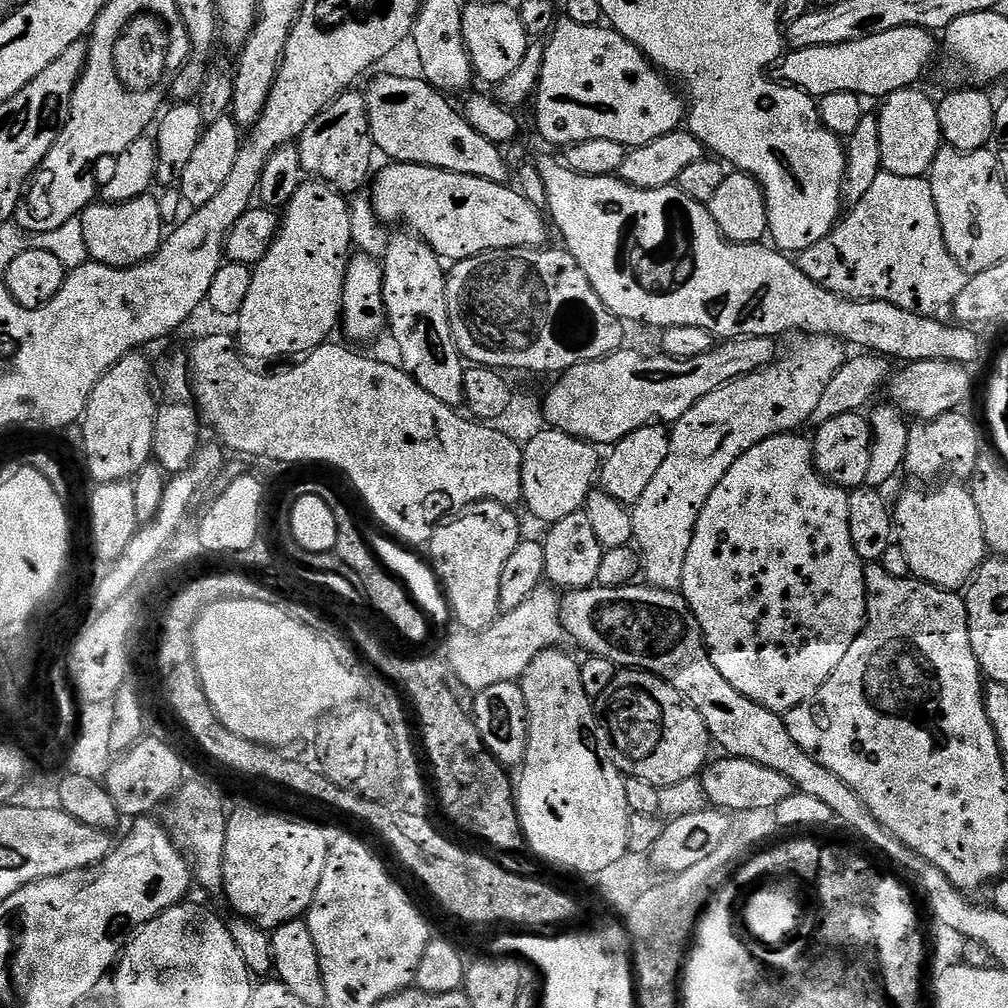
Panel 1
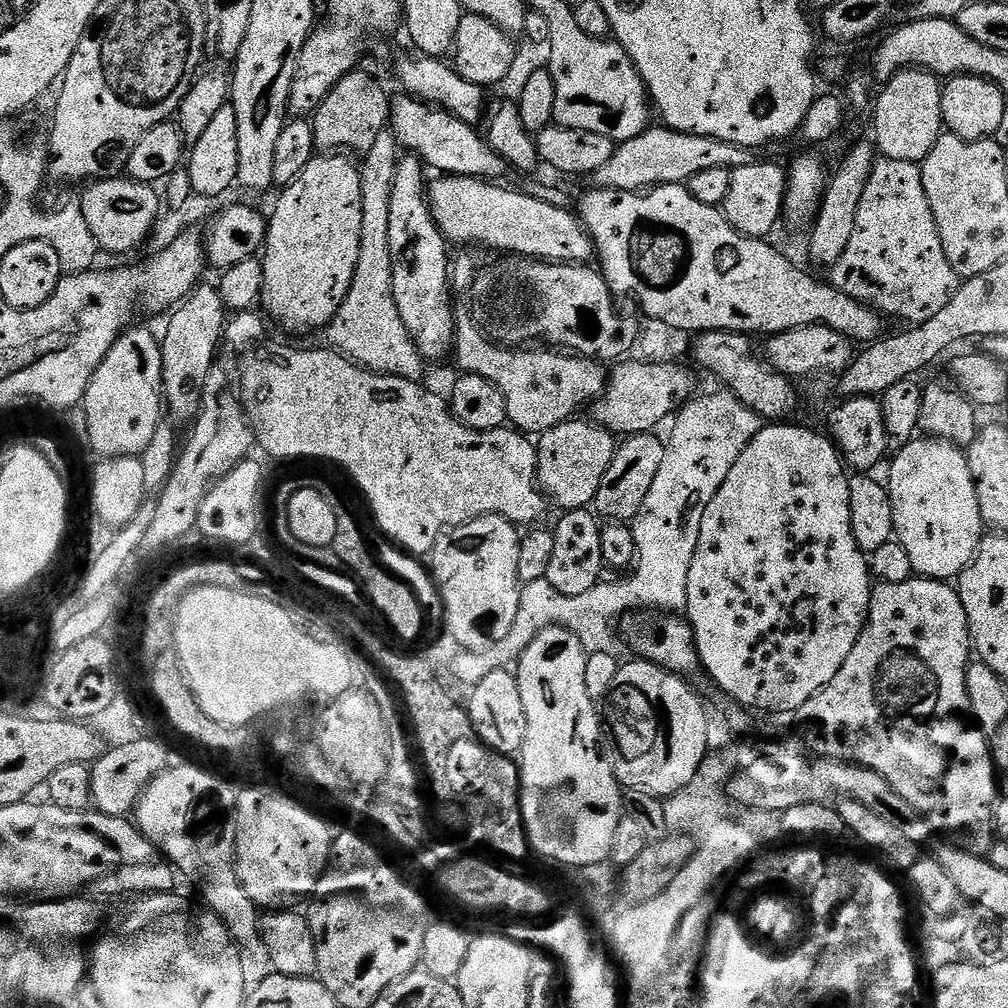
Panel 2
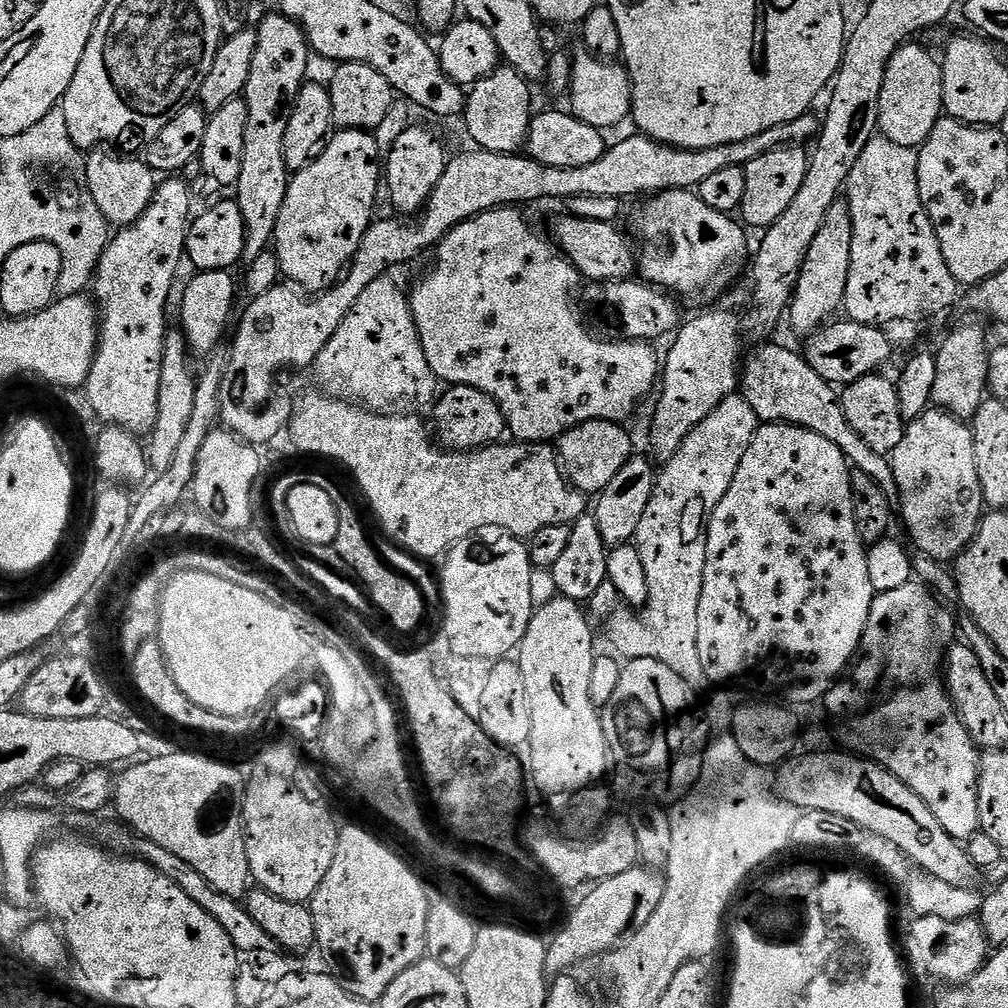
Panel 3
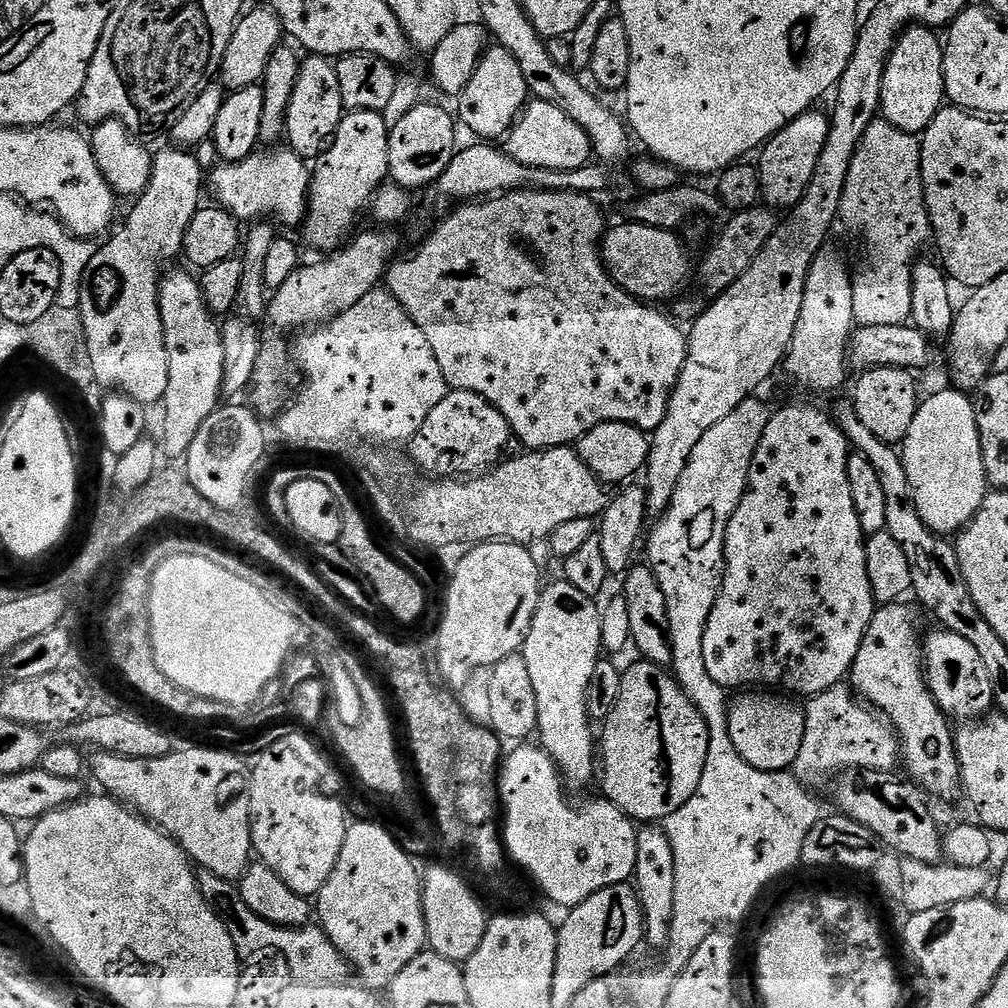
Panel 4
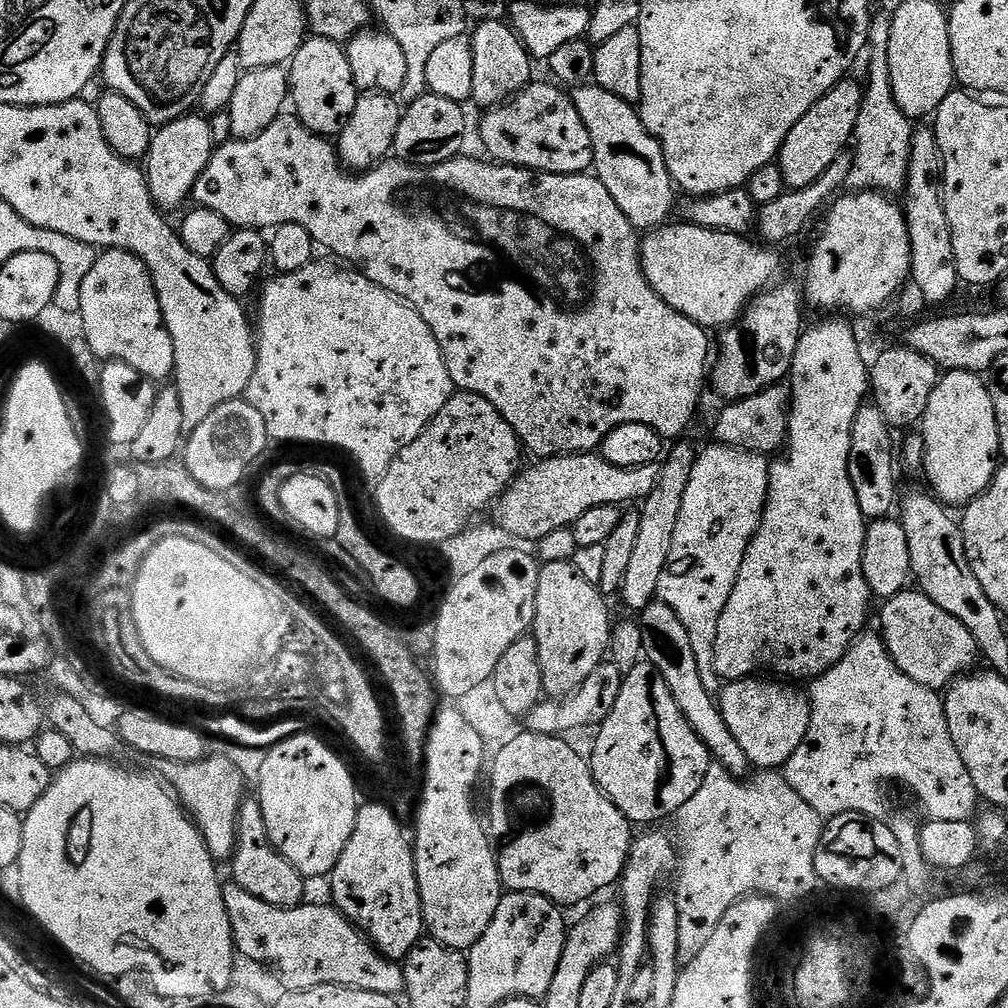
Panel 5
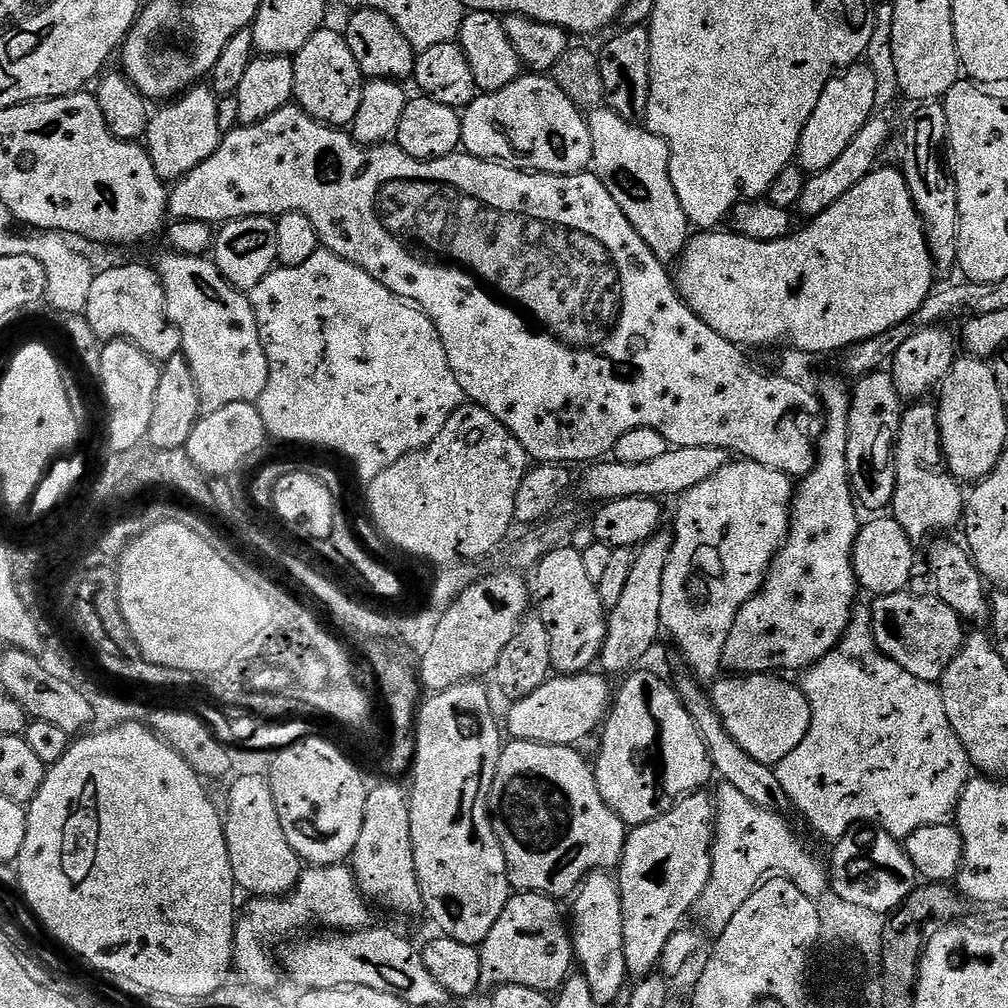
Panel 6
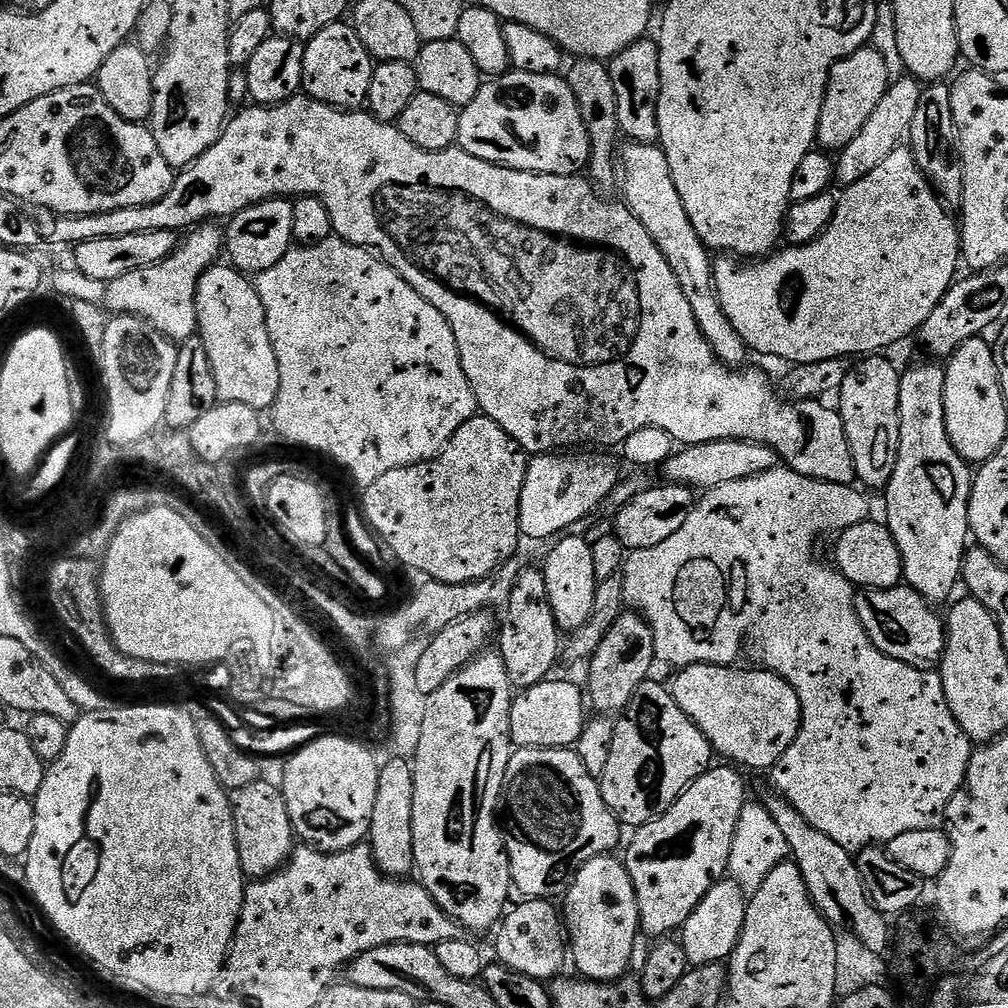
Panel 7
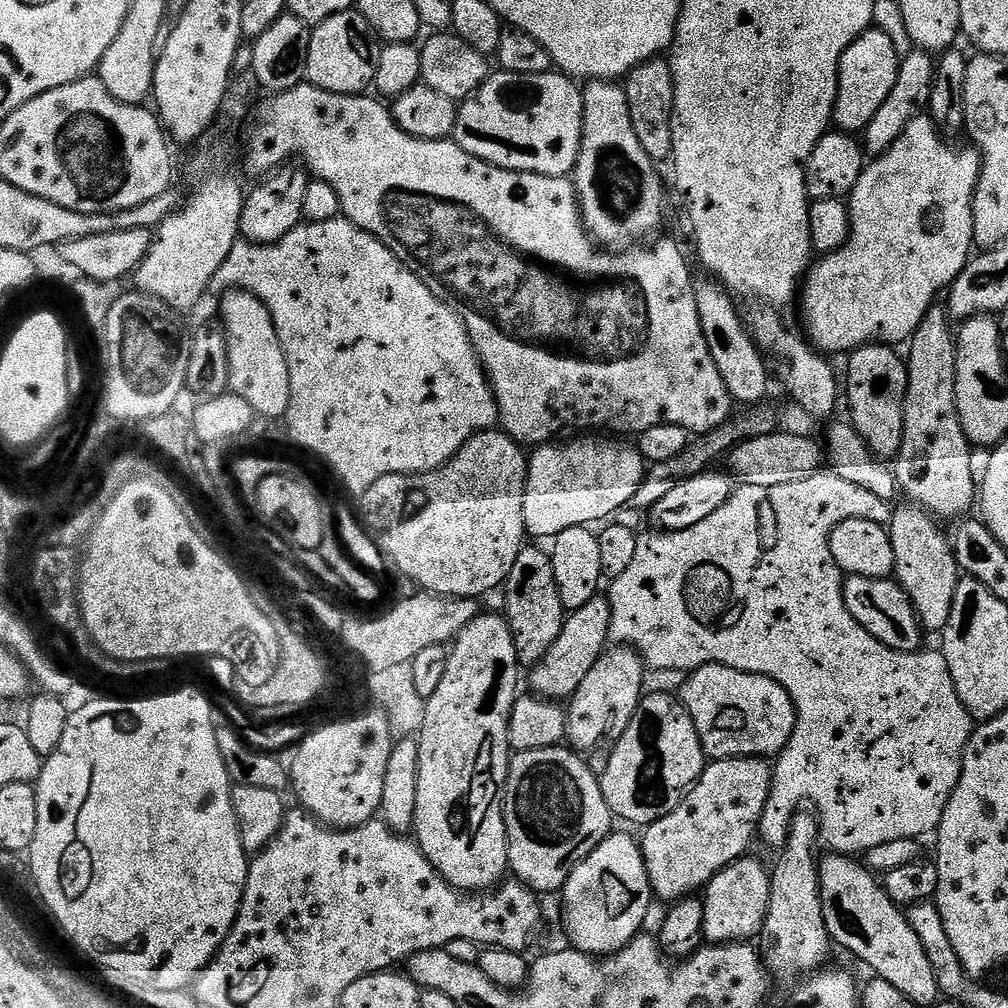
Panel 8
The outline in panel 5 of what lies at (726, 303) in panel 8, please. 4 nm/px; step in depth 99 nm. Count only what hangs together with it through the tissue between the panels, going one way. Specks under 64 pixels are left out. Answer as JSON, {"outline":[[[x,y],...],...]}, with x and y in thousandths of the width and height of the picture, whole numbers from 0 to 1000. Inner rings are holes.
{"outline":[[[590,81],[568,86],[565,94],[573,109],[573,117],[577,117],[585,133],[589,174],[595,178],[597,185],[601,185],[601,188],[605,188],[605,196],[613,200],[613,208],[621,212],[621,216],[632,228],[646,228],[664,221],[666,214],[663,213],[671,202],[673,190],[669,186],[665,169],[661,165],[657,145],[647,136],[645,129],[641,129],[634,110],[617,97],[613,97],[613,93],[605,93],[605,89],[595,86]]]}

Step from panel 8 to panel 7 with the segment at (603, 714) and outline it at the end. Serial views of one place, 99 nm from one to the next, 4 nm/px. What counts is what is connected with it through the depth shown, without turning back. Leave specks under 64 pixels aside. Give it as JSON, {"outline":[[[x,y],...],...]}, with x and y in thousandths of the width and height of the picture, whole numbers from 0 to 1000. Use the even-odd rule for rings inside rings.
{"outline":[[[620,606],[609,617],[609,621],[605,621],[605,625],[601,629],[601,633],[597,633],[597,641],[593,641],[591,648],[587,650],[583,663],[583,683],[581,679],[581,690],[587,698],[595,706],[611,706],[618,707],[619,703],[629,692],[629,685],[633,685],[633,681],[637,676],[644,674],[647,658],[652,658],[653,652],[651,642],[649,641],[649,629],[645,625],[642,615],[638,610],[632,609],[630,606]]]}

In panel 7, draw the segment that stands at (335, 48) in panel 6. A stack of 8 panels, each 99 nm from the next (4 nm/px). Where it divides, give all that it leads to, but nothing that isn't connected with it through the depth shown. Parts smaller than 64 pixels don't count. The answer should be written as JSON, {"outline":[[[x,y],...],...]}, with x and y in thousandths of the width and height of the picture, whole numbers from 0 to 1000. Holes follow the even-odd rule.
{"outline":[[[334,22],[315,30],[302,44],[300,62],[301,94],[315,101],[323,101],[332,107],[353,109],[364,100],[371,59],[359,44],[348,23]]]}

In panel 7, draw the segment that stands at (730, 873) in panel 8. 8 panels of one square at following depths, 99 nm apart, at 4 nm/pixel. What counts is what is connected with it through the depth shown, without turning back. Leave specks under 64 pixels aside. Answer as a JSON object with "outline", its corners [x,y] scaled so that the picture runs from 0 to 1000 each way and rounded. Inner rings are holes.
{"outline":[[[719,871],[709,877],[700,887],[700,891],[692,895],[688,907],[681,911],[679,920],[673,925],[673,933],[679,938],[684,957],[697,958],[721,953],[732,938],[732,931],[738,922],[741,903],[740,886],[735,883],[729,873]]]}

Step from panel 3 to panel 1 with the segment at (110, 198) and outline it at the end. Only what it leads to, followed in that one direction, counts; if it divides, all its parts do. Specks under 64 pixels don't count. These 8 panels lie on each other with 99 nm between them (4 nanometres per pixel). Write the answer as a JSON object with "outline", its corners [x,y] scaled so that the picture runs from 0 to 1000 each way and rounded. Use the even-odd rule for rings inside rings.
{"outline":[[[151,192],[129,196],[129,200],[120,202],[92,200],[79,211],[77,217],[81,224],[81,233],[85,236],[88,255],[96,262],[114,266],[132,266],[143,258],[151,257],[165,233],[157,197]]]}

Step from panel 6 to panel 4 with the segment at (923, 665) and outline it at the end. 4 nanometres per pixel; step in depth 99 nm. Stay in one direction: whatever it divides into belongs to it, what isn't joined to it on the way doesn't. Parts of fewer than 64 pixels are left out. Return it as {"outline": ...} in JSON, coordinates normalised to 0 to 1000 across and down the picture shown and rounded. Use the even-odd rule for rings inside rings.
{"outline":[[[932,626],[925,627],[922,631],[920,628],[916,636],[921,684],[927,688],[931,700],[938,710],[948,716],[959,716],[981,709],[988,696],[986,681],[982,681],[982,668],[979,667],[970,645],[966,645],[966,640],[958,637],[954,629]]]}

